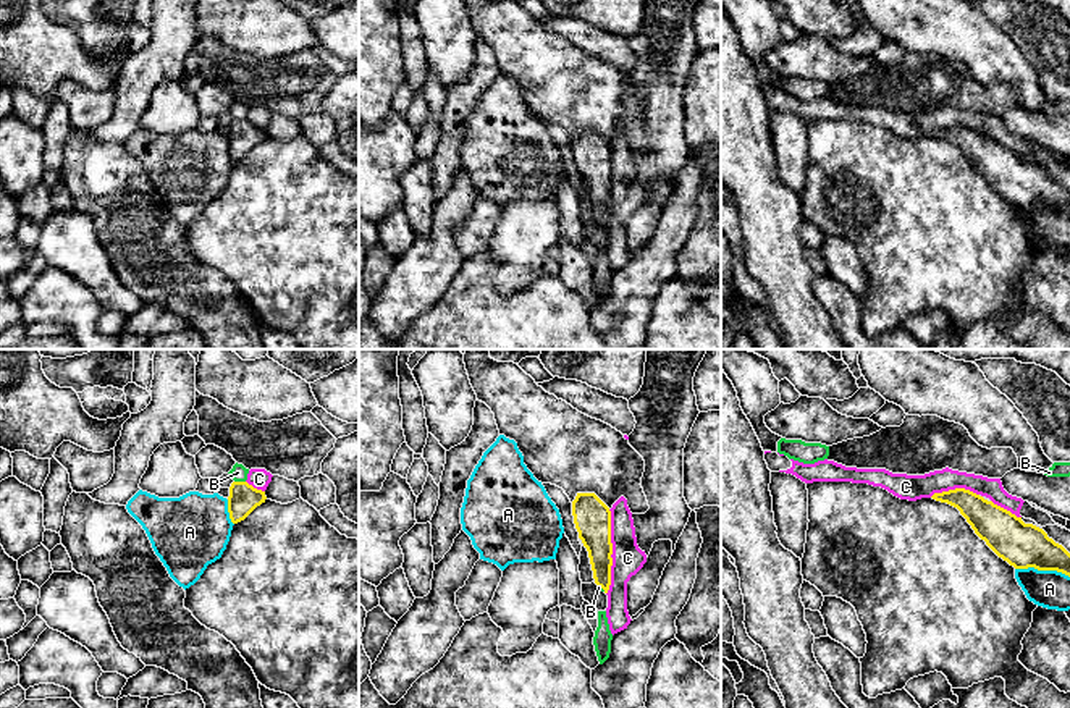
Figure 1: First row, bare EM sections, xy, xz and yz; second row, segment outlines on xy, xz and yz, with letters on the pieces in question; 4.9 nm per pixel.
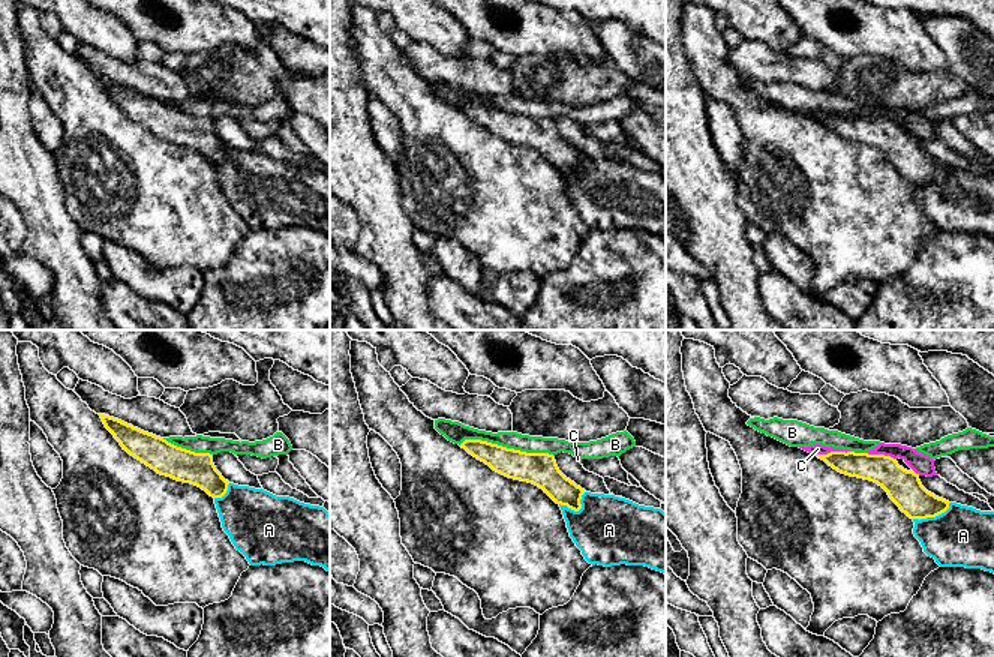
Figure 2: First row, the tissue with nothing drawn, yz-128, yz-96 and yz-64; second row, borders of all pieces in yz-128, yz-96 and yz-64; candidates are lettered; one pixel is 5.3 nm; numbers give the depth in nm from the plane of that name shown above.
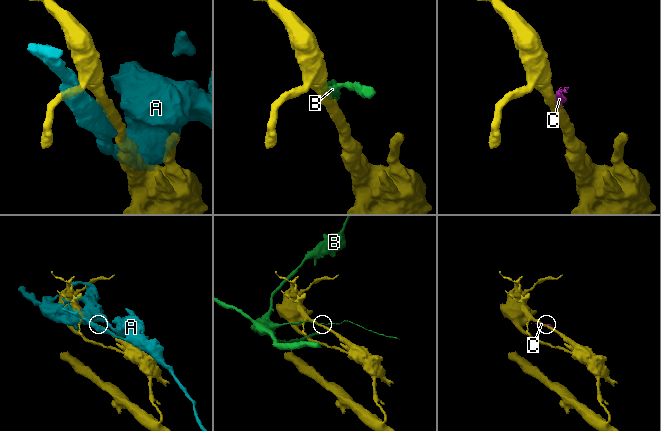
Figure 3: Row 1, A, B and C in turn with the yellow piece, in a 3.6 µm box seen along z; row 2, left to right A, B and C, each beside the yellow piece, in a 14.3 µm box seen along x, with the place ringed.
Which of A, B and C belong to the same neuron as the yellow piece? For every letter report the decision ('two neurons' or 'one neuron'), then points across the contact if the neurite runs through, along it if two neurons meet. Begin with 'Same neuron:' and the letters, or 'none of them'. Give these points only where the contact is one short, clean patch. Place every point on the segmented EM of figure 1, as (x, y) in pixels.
Same neuron: none of them
A: two neurons
B: two neurons
C: two neurons

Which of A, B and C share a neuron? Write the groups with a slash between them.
A / B / C

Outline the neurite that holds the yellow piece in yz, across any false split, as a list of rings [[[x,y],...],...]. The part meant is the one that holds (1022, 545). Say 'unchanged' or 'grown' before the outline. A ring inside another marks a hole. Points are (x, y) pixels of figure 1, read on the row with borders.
unchanged | [[[965,488],[931,498],[957,508],[975,533],[1015,569],[1057,571],[1070,577],[1070,553],[1043,529]]]

